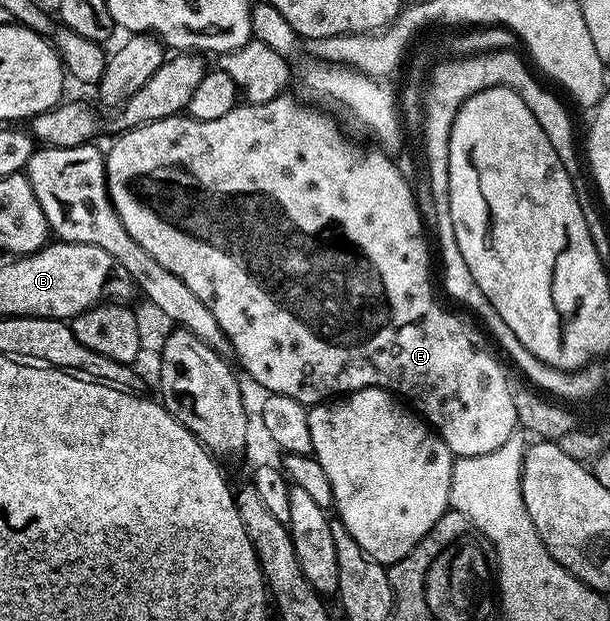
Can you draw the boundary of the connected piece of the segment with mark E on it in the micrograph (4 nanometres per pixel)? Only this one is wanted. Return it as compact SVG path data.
M282 93L276 95L274 99L263 101L262 103L242 102L240 105L233 107L231 113L223 113L223 117L219 117L215 121L199 121L198 119L189 118L188 114L182 113L180 115L172 115L166 119L160 119L159 121L144 123L142 127L131 127L122 130L120 132L121 136L110 145L109 151L107 147L104 157L105 187L109 190L109 199L113 203L113 208L123 225L123 229L159 265L163 265L163 269L169 269L171 273L175 273L175 277L179 277L179 281L183 281L183 285L187 285L187 289L191 289L191 293L195 293L195 297L199 297L199 301L203 301L203 305L207 305L207 309L211 309L211 313L215 313L215 321L219 321L223 333L228 337L232 354L234 356L237 354L237 359L241 362L242 369L262 387L262 392L285 394L287 397L294 398L295 401L306 405L316 405L332 400L334 397L348 395L351 391L367 389L368 387L381 387L384 391L392 391L394 395L400 397L406 404L411 405L412 410L416 411L441 436L442 441L444 441L447 449L454 457L479 457L483 453L491 453L491 449L499 449L499 445L503 445L503 441L507 441L507 437L514 435L519 427L515 404L511 399L507 385L506 368L501 368L483 348L476 347L473 344L472 337L469 336L468 329L451 312L444 311L437 304L437 299L433 296L433 283L429 280L429 247L425 244L425 227L421 224L421 215L417 212L417 203L413 200L413 191L409 188L408 181L401 176L400 169L395 167L392 161L385 156L388 154L384 150L356 151L341 136L340 129L323 112L316 111L313 107L304 107L295 96L289 94Z

